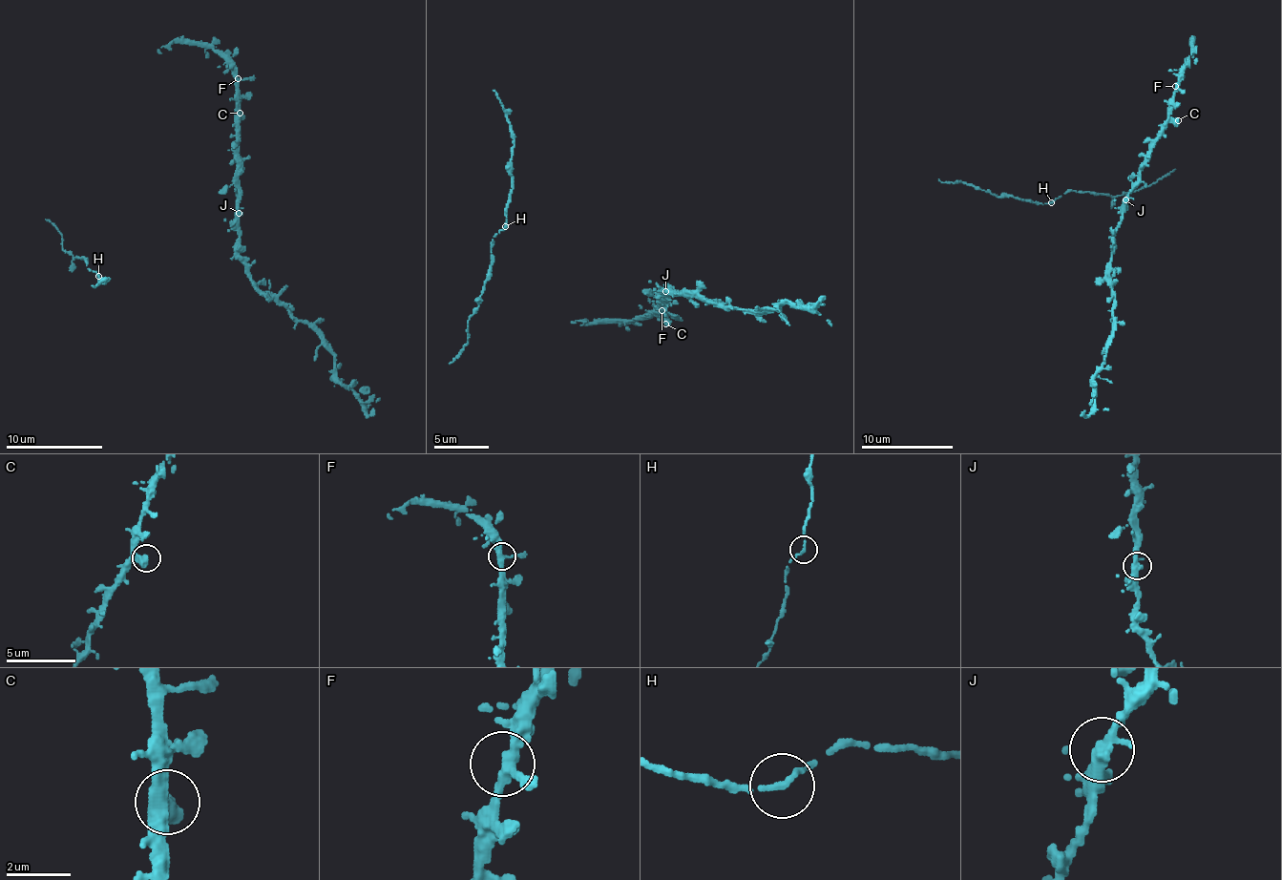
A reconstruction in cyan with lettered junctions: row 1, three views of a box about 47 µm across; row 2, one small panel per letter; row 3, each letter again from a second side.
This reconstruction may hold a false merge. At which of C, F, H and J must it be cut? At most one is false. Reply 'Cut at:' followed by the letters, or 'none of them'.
Cut at: none of them

